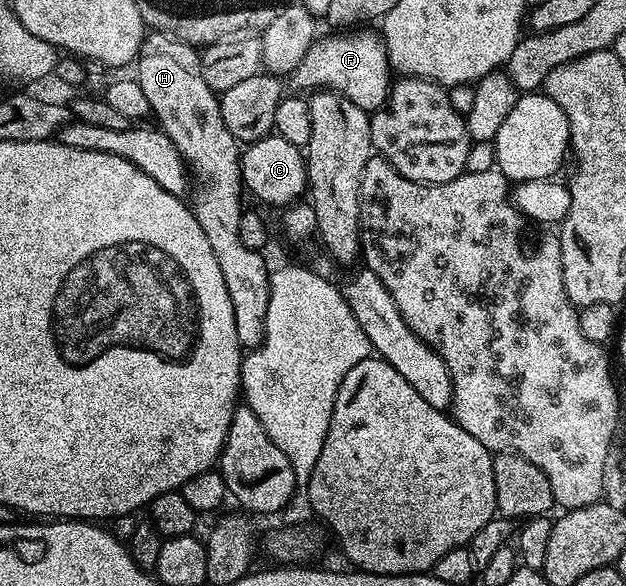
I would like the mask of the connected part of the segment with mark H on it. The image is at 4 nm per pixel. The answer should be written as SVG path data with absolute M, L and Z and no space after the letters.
M149 31L134 61L134 78L142 86L142 94L152 107L155 123L167 134L170 142L184 155L194 177L196 204L194 211L202 234L210 241L210 250L218 258L226 290L234 306L234 326L238 330L241 349L257 348L264 337L266 306L270 302L270 267L264 261L263 251L246 246L240 233L240 157L242 144L226 130L222 118L220 97L206 86L200 69L200 52L186 42L165 32Z

